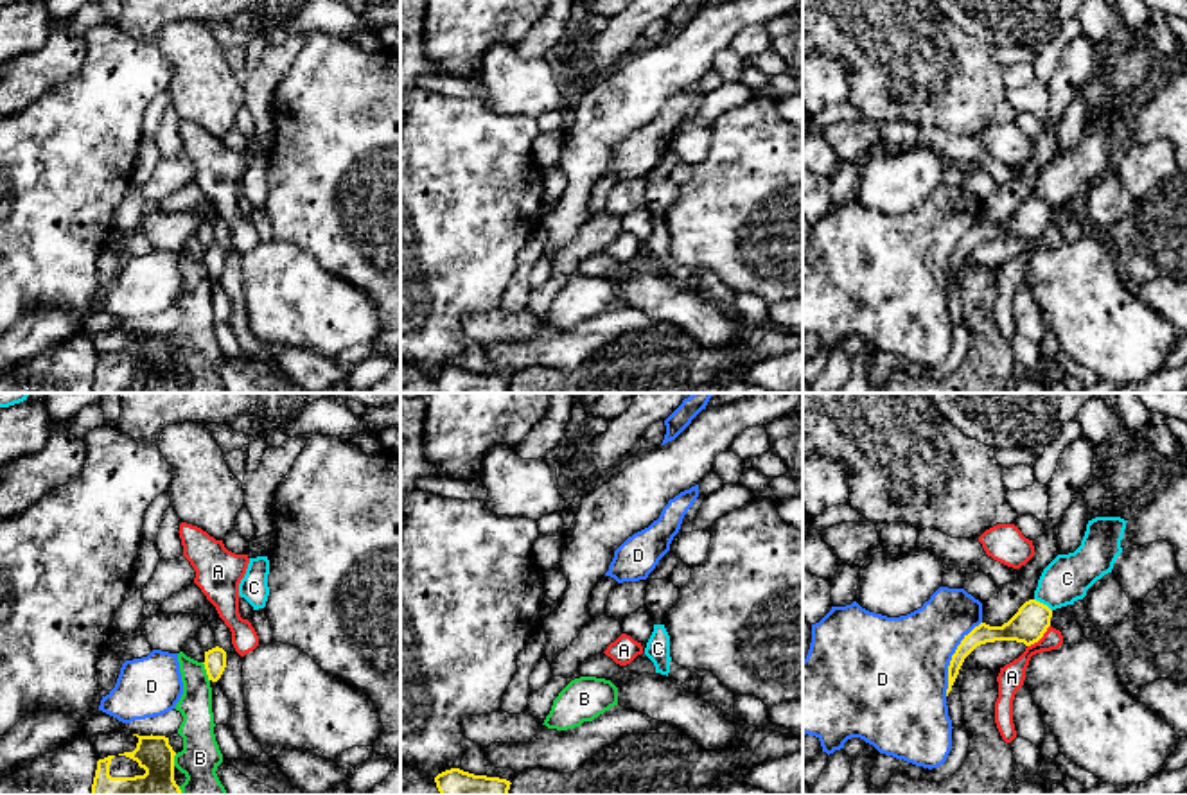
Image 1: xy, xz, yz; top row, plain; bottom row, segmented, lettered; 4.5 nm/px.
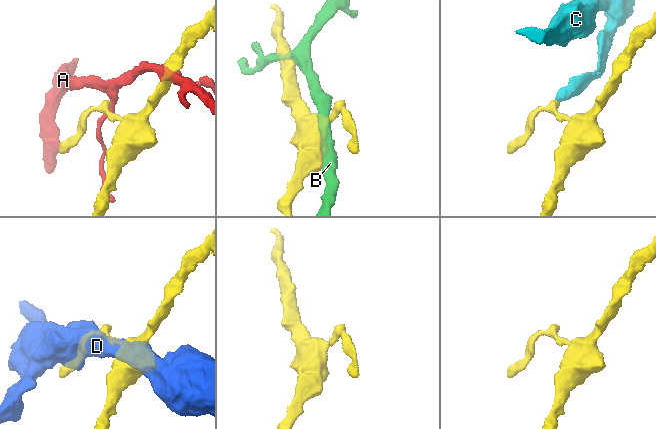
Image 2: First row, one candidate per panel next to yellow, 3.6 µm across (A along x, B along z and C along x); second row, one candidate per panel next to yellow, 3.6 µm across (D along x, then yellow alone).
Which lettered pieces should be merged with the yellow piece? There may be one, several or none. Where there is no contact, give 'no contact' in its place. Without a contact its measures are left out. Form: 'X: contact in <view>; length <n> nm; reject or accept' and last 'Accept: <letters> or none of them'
A: contact in yz; length 140 nm; reject
B: contact in xy; length 90 nm; reject
C: contact in yz; length 100 nm; reject
D: contact in yz; length 380 nm; reject
Accept: none of them

